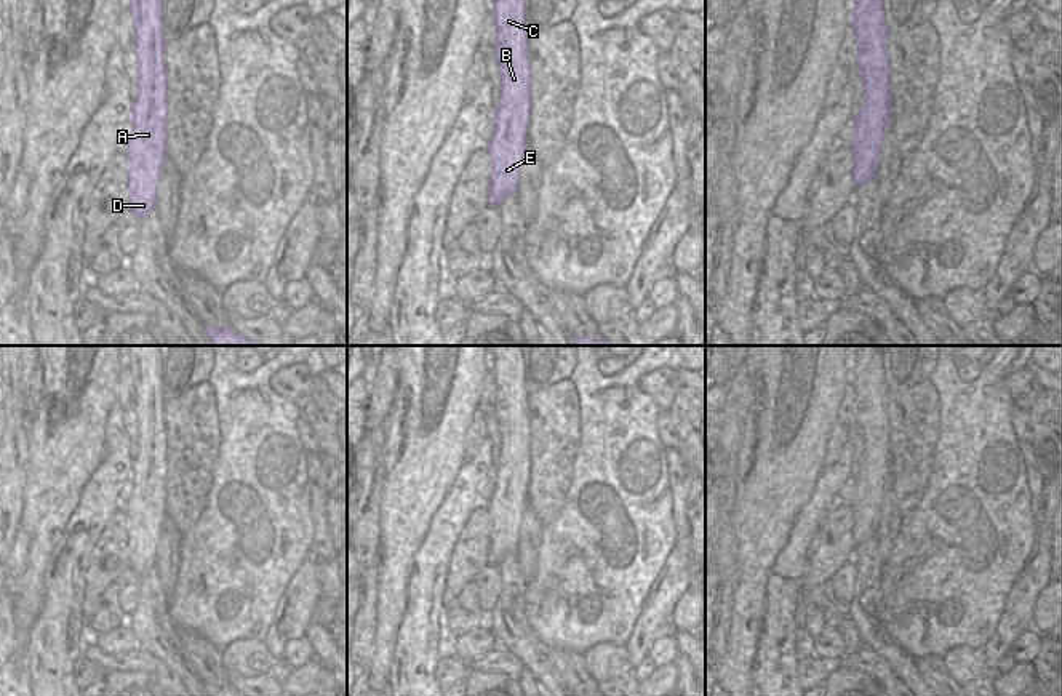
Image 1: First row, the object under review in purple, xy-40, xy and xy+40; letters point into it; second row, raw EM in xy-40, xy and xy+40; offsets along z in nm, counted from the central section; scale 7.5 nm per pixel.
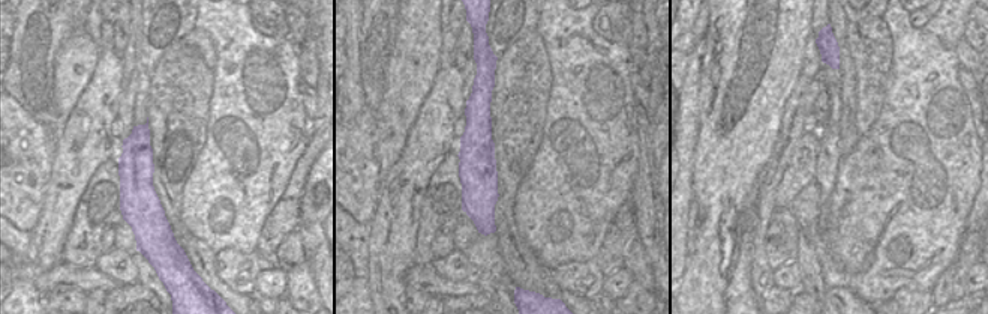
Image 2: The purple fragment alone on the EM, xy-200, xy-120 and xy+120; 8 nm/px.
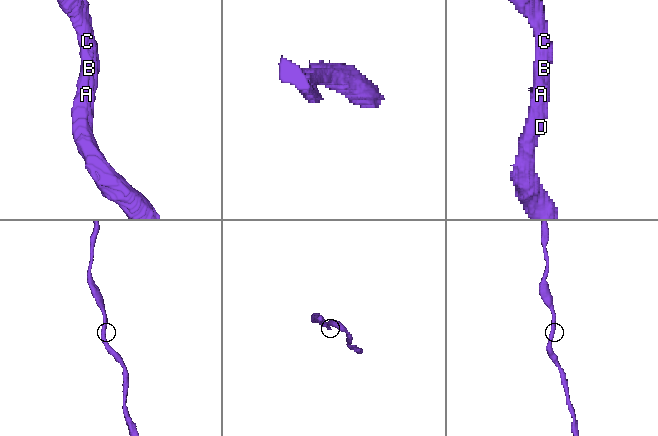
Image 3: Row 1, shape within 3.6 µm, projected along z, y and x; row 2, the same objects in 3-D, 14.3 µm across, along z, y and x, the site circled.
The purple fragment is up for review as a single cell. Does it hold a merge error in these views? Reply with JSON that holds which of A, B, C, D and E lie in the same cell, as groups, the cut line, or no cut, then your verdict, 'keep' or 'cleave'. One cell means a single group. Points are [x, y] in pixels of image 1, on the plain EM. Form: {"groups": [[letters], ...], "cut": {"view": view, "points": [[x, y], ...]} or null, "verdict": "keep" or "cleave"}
{"groups": [["A", "B", "C", "D", "E"]], "cut": null, "verdict": "keep"}

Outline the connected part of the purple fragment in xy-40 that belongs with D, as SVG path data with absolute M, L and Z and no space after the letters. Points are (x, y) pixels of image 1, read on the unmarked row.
M130 346L130 368L136 390L138 458L131 464L134 486L125 514L130 570L142 578L155 568L160 528L166 517L168 438L160 347Z

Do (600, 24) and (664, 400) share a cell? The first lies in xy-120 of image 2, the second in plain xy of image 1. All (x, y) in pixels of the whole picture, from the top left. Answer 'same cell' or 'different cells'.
same cell

